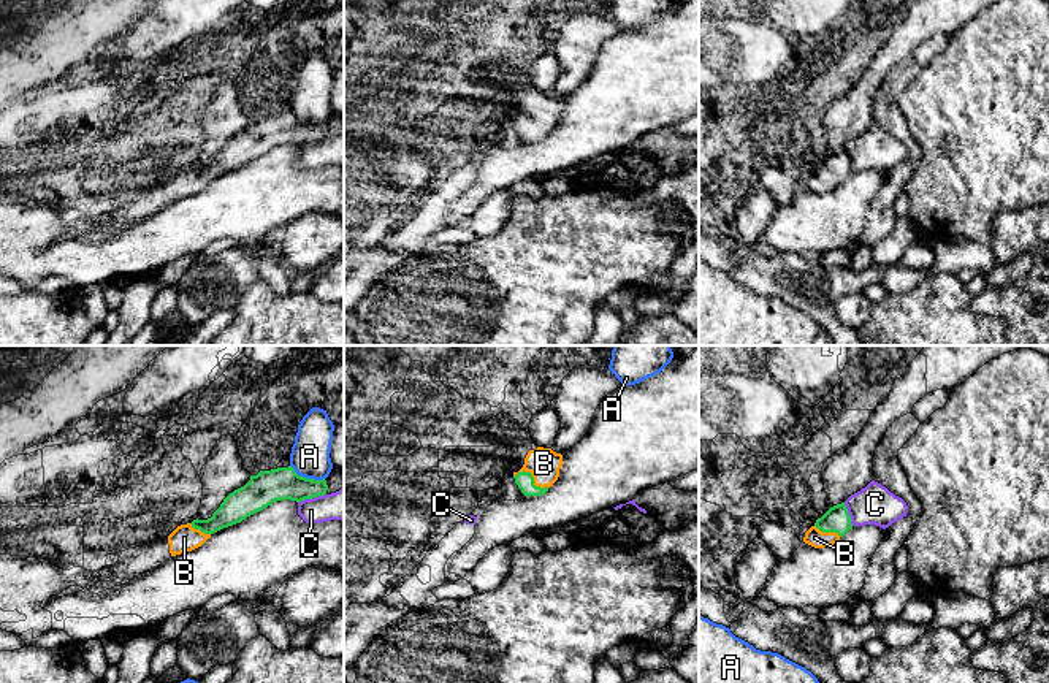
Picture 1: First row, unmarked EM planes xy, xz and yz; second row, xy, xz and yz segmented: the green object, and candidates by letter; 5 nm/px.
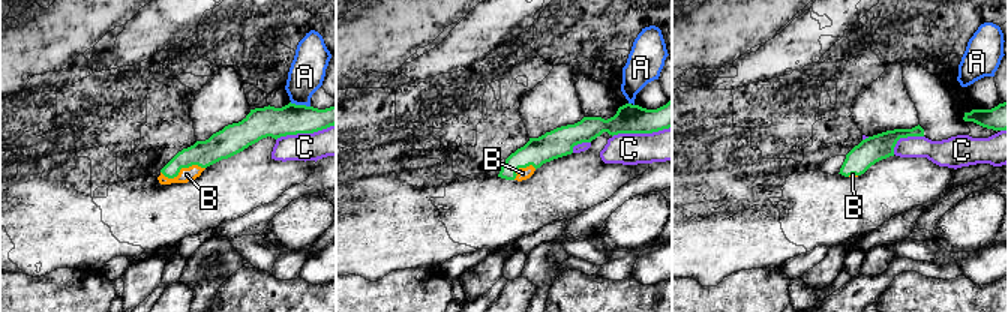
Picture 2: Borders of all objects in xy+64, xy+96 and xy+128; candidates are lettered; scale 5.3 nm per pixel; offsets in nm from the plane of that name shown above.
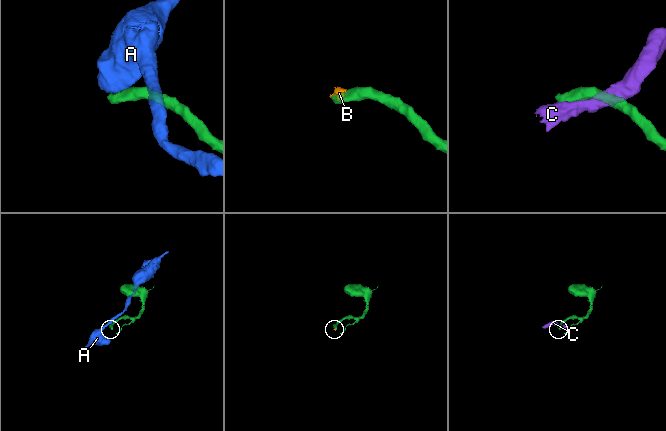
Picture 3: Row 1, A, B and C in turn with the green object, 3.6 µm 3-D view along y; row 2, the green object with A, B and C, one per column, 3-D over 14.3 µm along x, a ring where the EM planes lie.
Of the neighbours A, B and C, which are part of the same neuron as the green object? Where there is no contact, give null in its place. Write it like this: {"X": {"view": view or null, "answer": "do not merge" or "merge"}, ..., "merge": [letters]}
{"A": {"view": "xy", "answer": "do not merge"}, "B": {"view": "xz", "answer": "merge"}, "C": {"view": "xy", "answer": "do not merge"}, "merge": ["B"]}

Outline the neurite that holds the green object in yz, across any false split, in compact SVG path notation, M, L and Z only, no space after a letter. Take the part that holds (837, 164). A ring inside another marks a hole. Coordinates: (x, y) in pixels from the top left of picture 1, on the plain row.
M845 147L830 152L816 168L805 177L803 187L824 193L837 189L853 173L851 162Z

